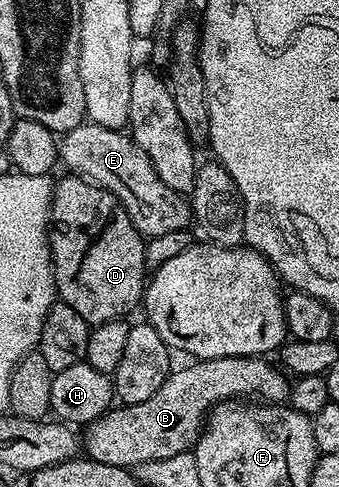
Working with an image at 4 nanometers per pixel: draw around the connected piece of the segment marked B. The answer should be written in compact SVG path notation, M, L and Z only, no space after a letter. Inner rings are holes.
M238 355L237 357L217 357L216 359L196 359L188 362L188 367L172 370L167 376L165 385L149 397L149 401L141 401L137 405L112 406L100 419L94 419L86 424L81 435L81 447L86 458L95 463L104 463L114 467L128 469L138 468L141 463L151 459L164 459L186 455L194 448L205 426L205 416L211 408L224 401L235 401L240 397L254 397L264 403L286 404L291 397L292 380L288 372L280 369L270 358L261 355Z

